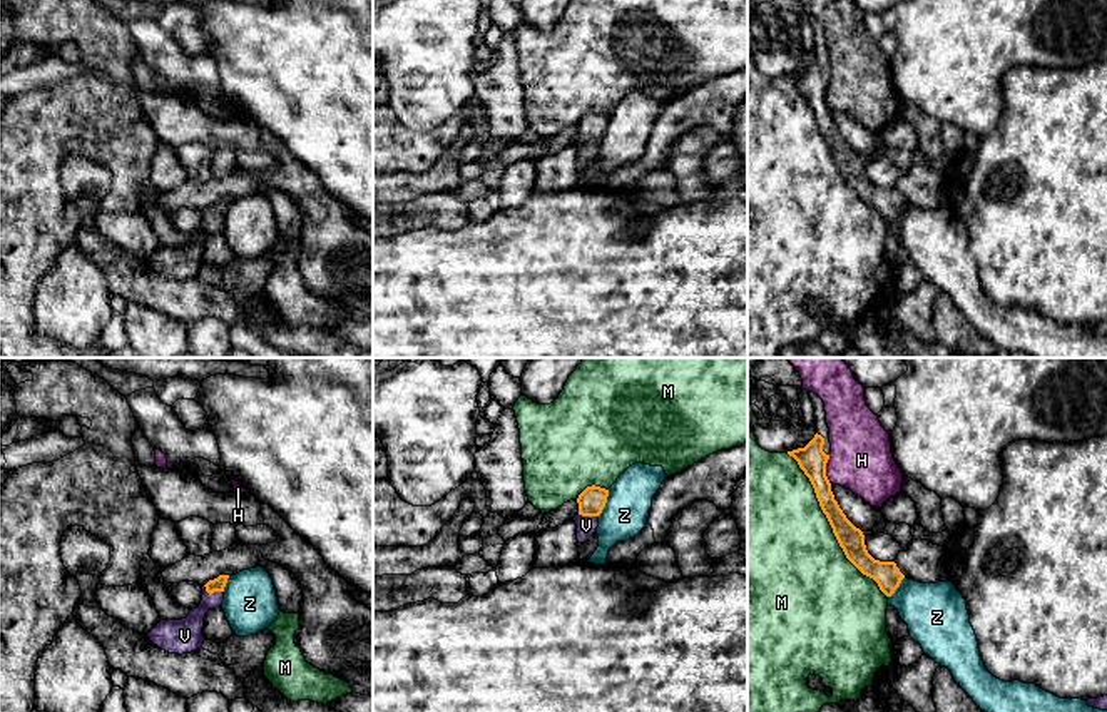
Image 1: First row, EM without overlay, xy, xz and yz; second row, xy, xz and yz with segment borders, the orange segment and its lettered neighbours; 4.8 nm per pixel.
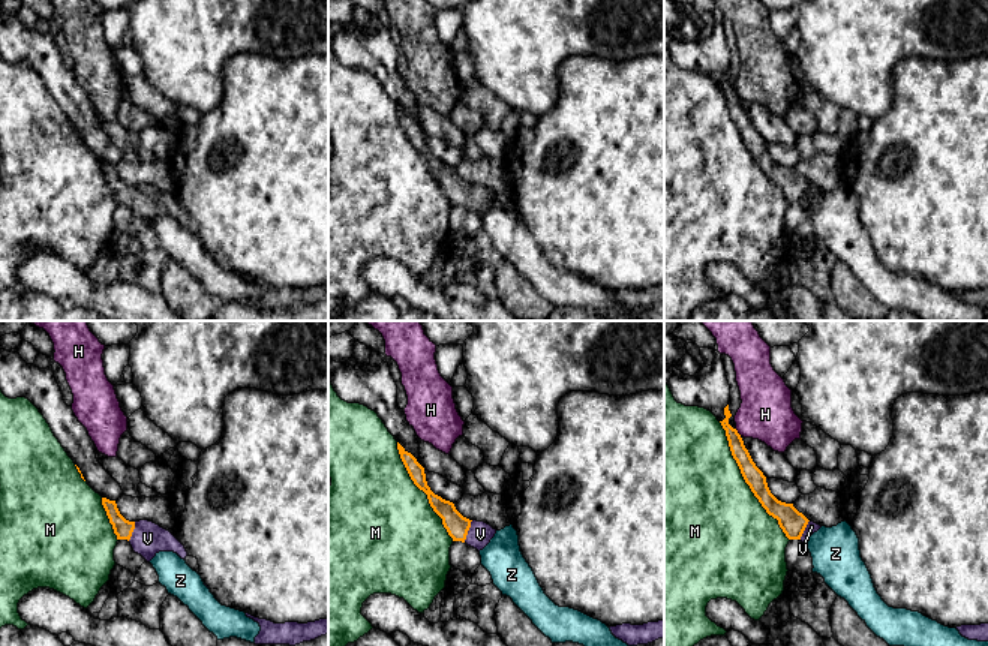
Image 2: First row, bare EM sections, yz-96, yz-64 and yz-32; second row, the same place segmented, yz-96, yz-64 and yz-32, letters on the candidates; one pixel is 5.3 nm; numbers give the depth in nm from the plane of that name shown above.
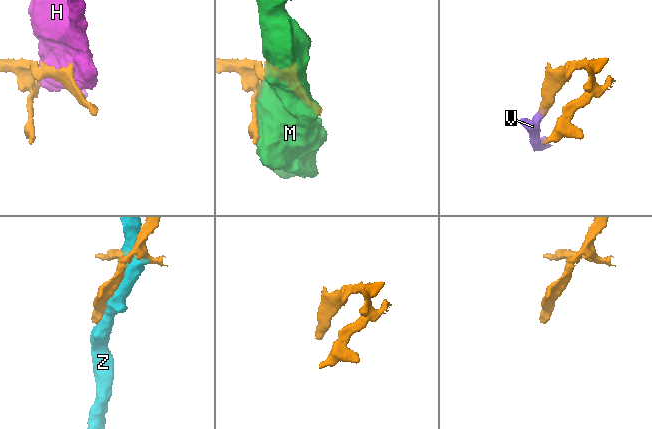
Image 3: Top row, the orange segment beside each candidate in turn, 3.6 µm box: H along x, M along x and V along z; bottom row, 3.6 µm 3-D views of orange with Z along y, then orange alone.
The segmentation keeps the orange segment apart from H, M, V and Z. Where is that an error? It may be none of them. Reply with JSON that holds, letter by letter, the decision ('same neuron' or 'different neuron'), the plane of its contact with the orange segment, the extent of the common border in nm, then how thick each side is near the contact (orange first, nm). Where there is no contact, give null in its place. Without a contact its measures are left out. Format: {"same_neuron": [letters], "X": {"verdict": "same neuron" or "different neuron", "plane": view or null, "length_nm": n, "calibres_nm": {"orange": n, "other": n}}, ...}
{"same_neuron": ["V"], "H": {"verdict": "different neuron", "plane": "yz", "length_nm": 140, "calibres_nm": {"orange": 140, "other": 300}}, "M": {"verdict": "different neuron", "plane": "yz", "length_nm": 850, "calibres_nm": {"orange": 120, "other": 500}}, "V": {"verdict": "same neuron", "plane": "xy", "length_nm": 110, "calibres_nm": {"orange": 70, "other": 160}}, "Z": {"verdict": "different neuron", "plane": "xz", "length_nm": 140, "calibres_nm": {"orange": 130, "other": 220}}}

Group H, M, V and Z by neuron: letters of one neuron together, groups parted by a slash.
H / M / V / Z

